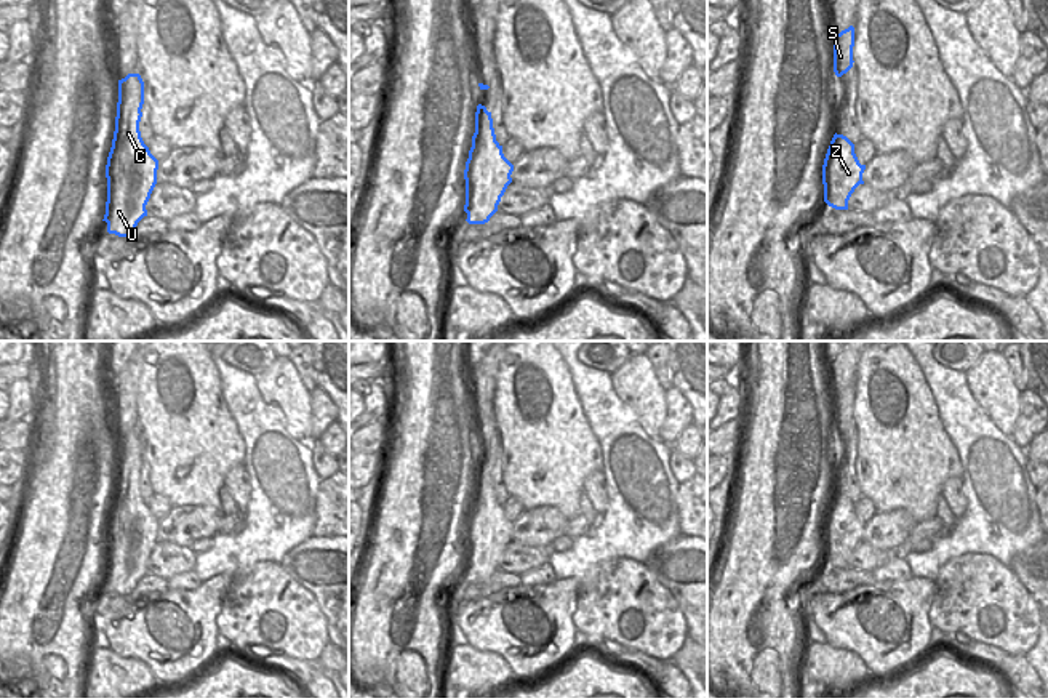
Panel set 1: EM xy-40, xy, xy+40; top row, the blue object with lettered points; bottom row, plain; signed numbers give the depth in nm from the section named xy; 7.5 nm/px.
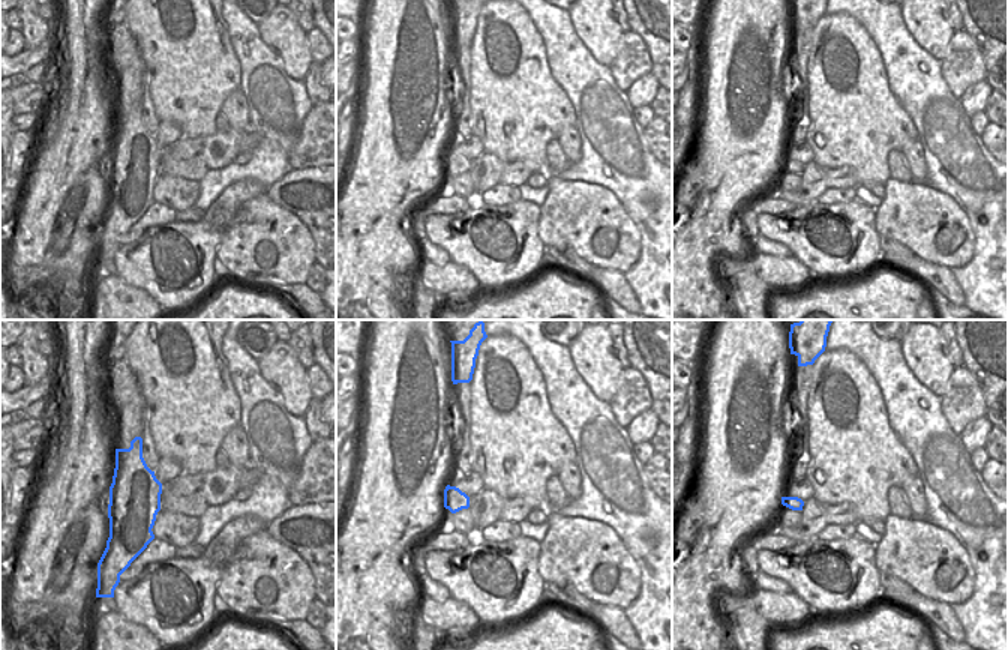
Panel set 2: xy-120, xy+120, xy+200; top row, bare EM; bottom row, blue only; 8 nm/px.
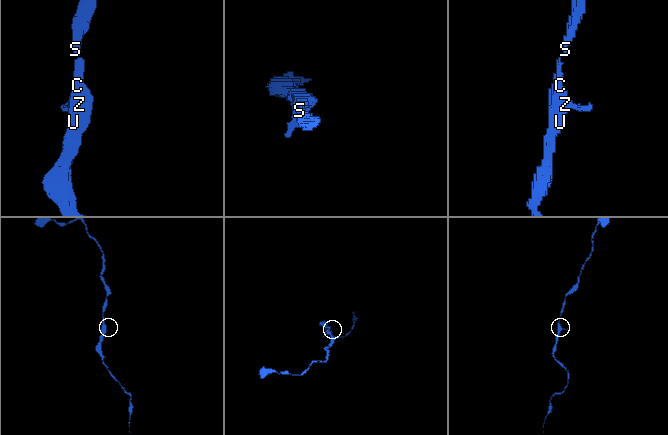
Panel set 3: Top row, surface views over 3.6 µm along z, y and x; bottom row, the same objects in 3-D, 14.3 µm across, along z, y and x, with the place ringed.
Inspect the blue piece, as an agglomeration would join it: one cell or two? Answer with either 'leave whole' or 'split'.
leave whole

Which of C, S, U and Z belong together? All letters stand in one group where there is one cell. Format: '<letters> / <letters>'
C S U Z

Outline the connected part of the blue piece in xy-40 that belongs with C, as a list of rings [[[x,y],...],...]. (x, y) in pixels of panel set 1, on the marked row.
[[[139,74],[118,80],[118,102],[112,147],[107,157],[107,232],[128,237],[147,216],[146,205],[157,184],[158,160],[139,131],[144,82]]]

